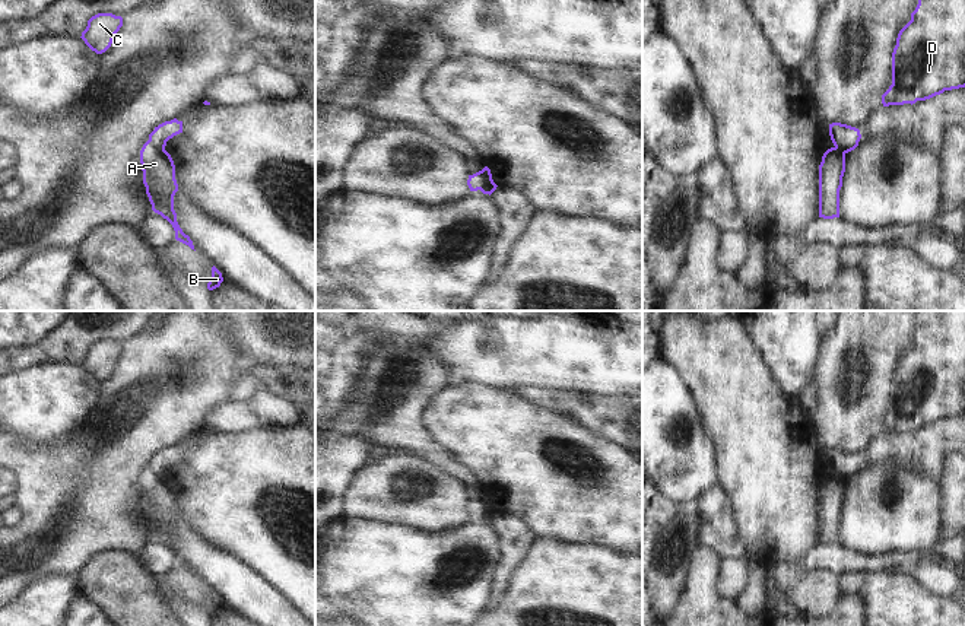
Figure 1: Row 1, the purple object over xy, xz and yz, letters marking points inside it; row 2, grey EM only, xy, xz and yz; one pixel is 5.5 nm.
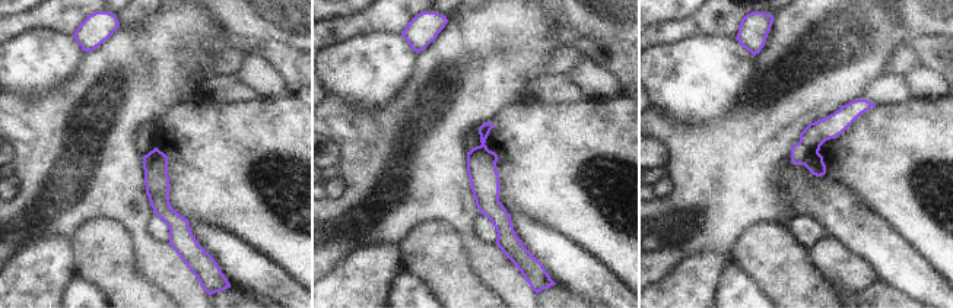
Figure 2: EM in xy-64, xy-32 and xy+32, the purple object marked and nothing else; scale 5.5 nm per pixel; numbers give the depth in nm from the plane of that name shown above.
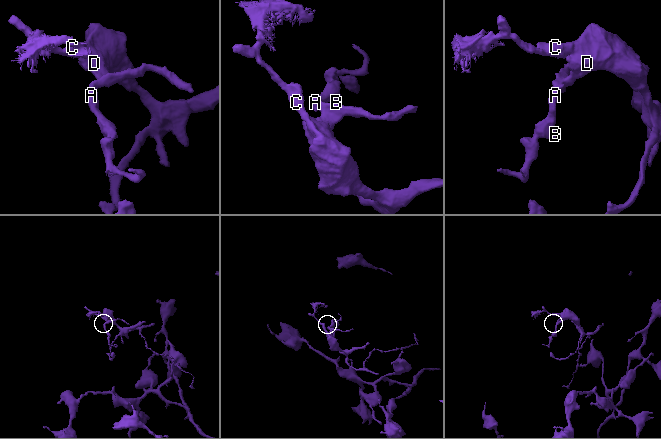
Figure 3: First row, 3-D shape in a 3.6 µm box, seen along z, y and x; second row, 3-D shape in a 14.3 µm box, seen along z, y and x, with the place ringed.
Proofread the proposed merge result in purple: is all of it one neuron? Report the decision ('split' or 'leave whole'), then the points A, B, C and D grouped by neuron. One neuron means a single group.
split | A B / C D

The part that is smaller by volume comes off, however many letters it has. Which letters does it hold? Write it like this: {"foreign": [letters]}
{"foreign": ["A", "B"]}

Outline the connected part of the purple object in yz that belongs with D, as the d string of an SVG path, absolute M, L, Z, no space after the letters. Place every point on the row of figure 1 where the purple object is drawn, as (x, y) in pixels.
M918 0L911 20L898 34L892 85L882 95L882 104L912 105L959 88L965 88L965 0Z

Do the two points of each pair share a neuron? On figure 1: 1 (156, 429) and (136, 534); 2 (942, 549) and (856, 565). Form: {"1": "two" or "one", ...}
{"1": "one", "2": "one"}

